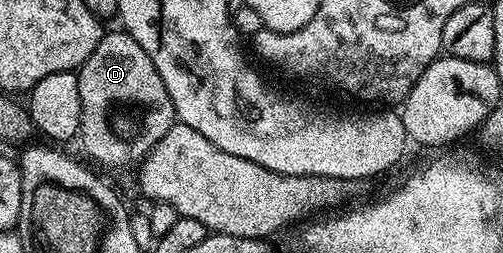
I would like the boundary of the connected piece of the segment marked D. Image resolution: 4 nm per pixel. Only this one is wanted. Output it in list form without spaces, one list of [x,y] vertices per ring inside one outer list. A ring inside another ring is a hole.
[[[123,29],[104,32],[91,57],[78,68],[80,95],[79,143],[86,153],[99,164],[109,169],[133,168],[146,159],[151,149],[176,122],[174,105],[163,84],[162,75],[155,69],[147,51]]]

